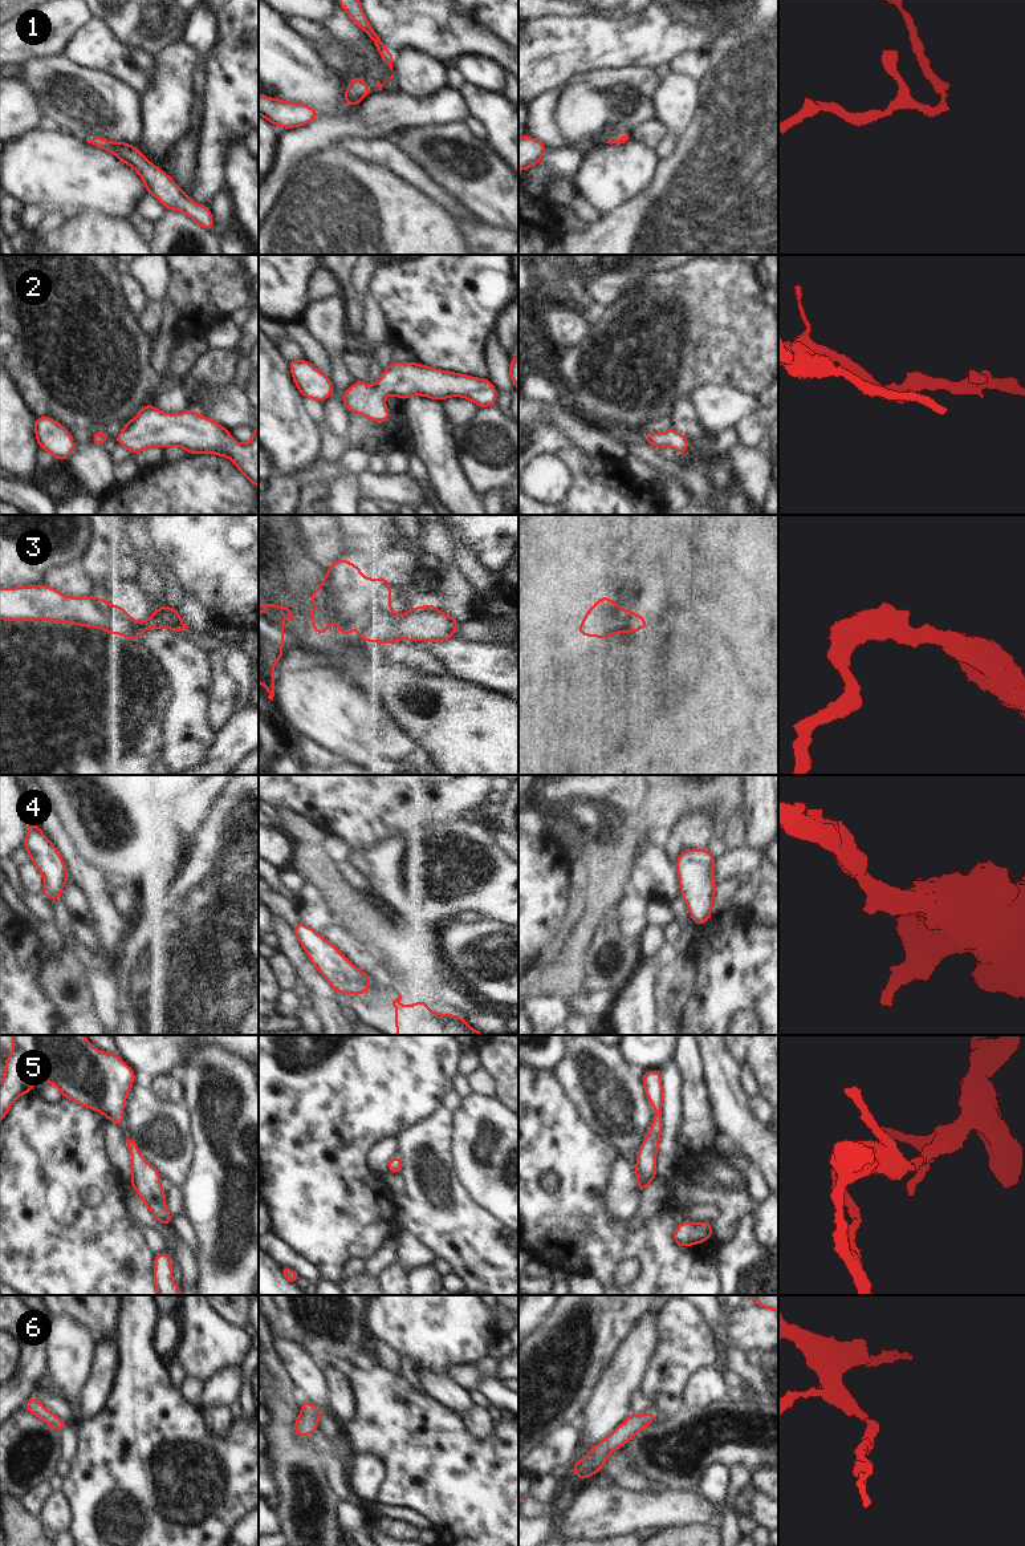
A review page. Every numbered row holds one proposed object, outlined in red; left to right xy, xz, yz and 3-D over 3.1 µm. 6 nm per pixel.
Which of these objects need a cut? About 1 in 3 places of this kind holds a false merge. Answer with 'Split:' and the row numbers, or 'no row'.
Split: 3

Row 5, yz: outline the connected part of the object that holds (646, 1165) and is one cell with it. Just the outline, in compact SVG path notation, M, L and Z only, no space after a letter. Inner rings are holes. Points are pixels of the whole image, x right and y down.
M644 1072L643 1089L648 1096L648 1101L655 1108L655 1119L651 1121L651 1129L640 1145L638 1160L635 1164L635 1173L638 1180L638 1189L642 1193L648 1184L656 1177L656 1152L659 1149L662 1124L662 1105L664 1092L662 1089L662 1072Z

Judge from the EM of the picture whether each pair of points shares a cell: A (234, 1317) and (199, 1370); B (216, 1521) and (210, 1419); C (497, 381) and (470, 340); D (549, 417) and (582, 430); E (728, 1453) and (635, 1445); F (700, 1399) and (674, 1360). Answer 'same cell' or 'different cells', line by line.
A: different cells
B: different cells
C: different cells
D: same cell
E: same cell
F: different cells

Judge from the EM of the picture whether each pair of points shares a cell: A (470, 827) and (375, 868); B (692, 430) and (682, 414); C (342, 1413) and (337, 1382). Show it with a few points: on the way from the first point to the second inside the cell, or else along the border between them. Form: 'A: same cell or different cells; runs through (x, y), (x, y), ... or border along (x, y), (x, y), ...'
A: same cell; runs through (446, 831), (403, 836), (399, 844)
B: same cell; runs through (690, 426), (684, 418)
C: same cell; runs through (341, 1405), (338, 1390)

